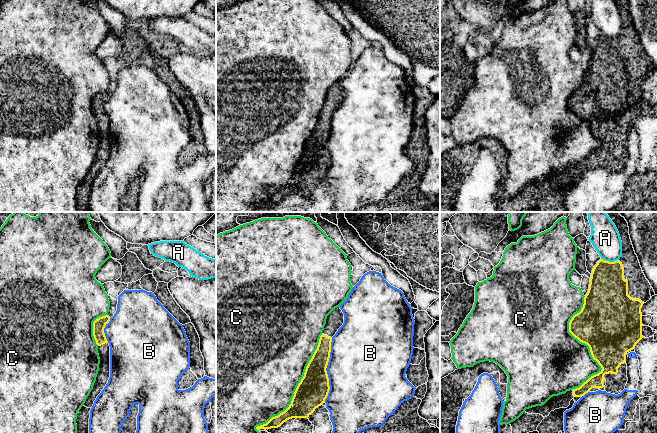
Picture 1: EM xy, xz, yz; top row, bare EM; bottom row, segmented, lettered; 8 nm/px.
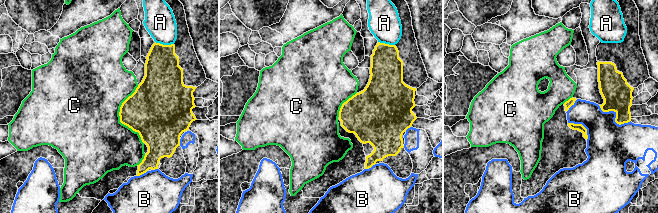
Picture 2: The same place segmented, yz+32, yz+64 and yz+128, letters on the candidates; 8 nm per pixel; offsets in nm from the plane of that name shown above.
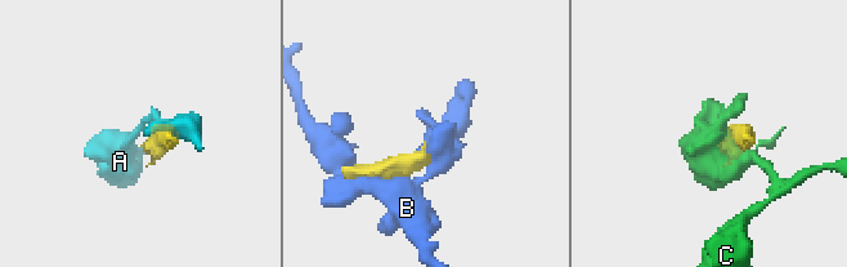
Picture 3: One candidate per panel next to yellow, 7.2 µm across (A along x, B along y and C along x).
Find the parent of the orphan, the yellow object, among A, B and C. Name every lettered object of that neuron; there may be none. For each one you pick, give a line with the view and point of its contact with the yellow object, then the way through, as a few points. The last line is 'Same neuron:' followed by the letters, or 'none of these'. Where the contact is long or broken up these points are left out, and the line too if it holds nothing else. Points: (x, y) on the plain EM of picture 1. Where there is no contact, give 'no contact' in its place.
Same neuron: none of these

